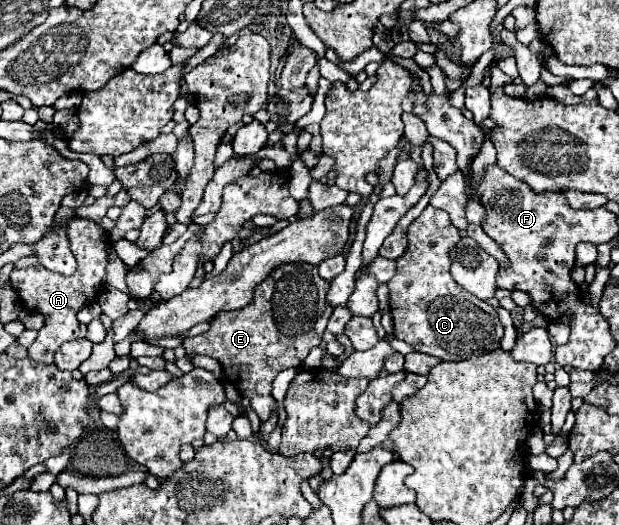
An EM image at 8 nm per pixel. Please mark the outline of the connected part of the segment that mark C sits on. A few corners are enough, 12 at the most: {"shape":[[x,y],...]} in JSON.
{"shape":[[426,207],[388,281],[394,335],[462,361],[500,347],[494,307],[450,275],[460,231]]}

